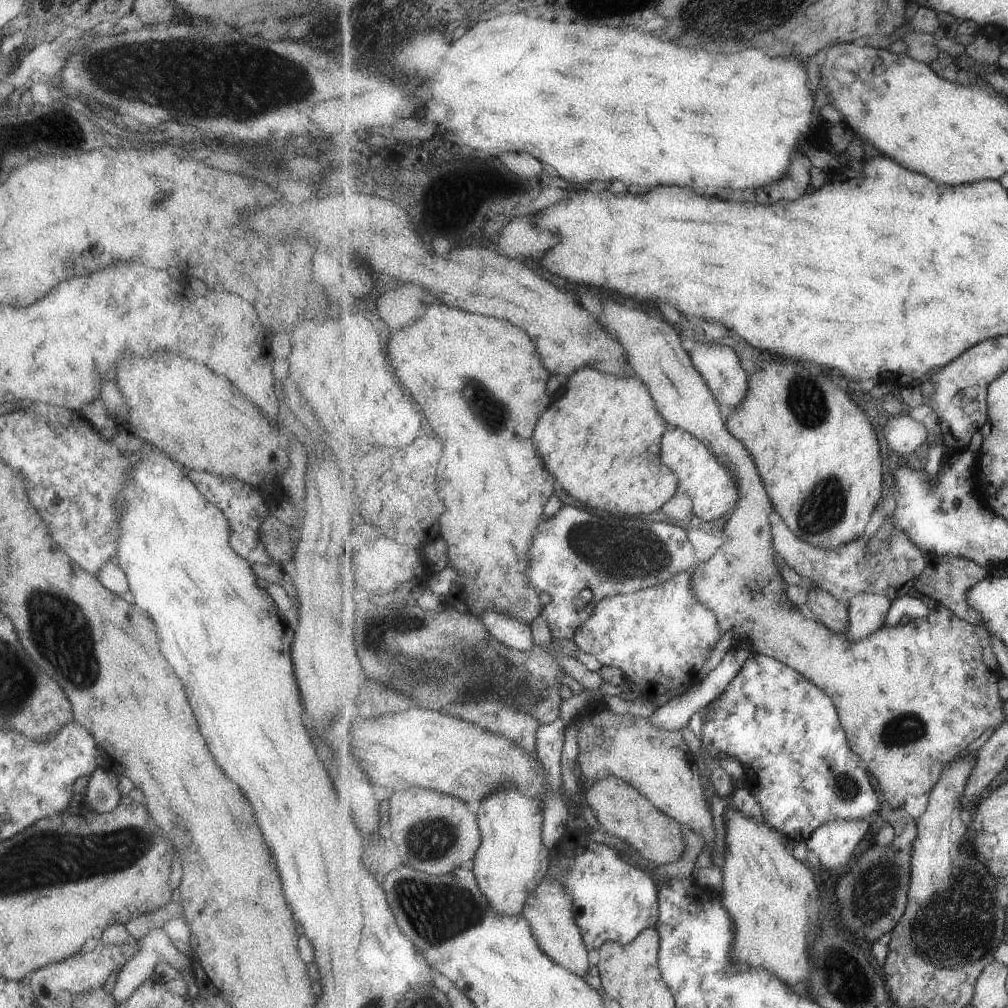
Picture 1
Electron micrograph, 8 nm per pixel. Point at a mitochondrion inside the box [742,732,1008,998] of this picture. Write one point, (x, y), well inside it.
(941, 934)

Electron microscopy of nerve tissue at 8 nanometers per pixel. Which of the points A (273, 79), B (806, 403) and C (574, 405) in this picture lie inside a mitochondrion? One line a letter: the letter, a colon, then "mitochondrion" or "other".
A: mitochondrion
B: mitochondrion
C: other

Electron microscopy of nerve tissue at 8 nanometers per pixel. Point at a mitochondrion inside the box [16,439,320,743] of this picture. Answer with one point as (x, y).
(56, 638)

